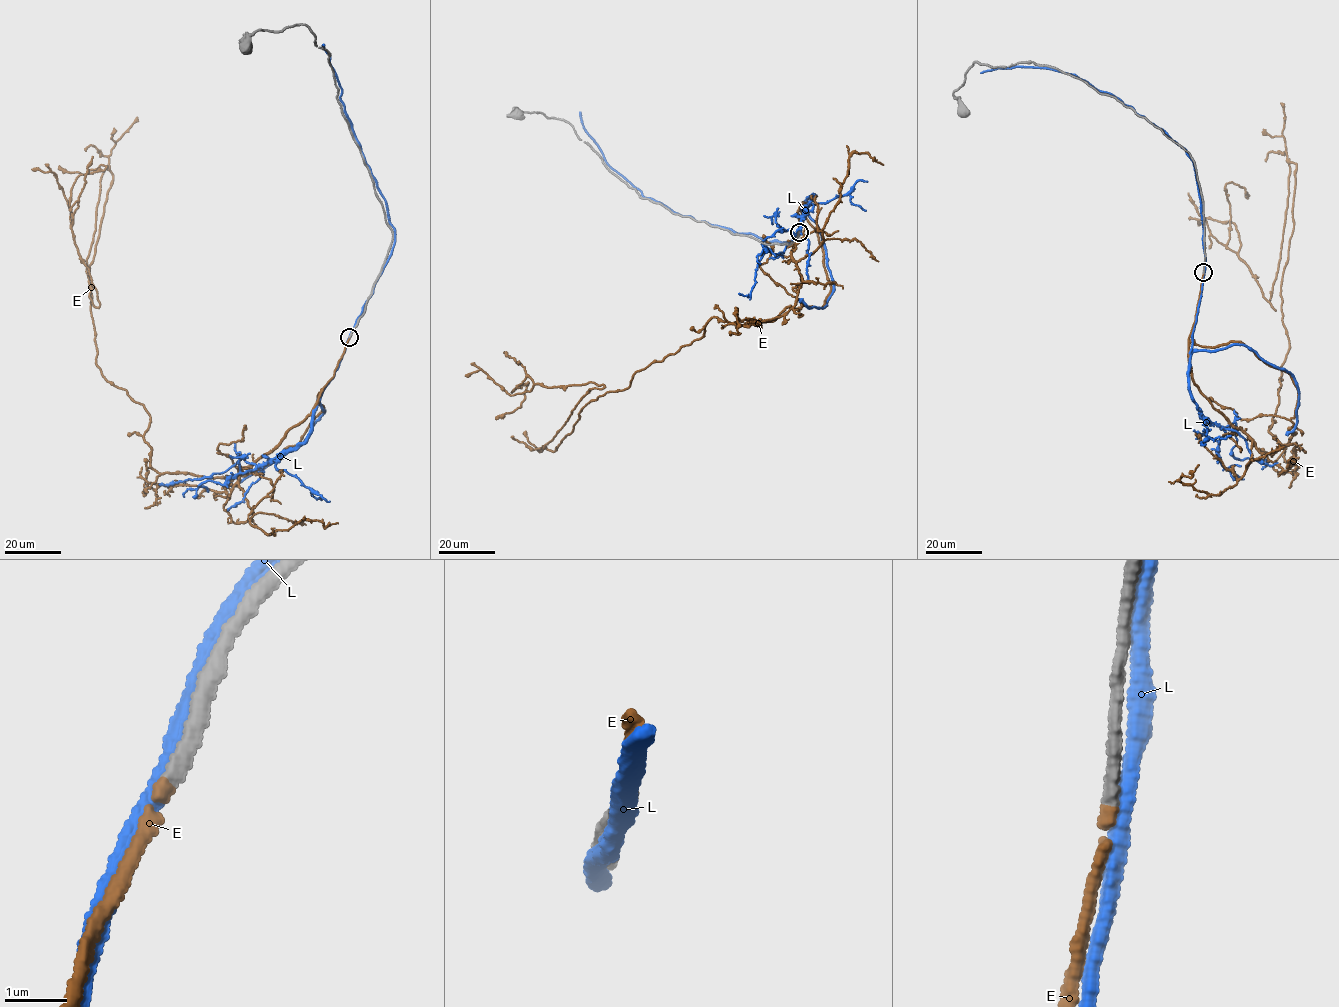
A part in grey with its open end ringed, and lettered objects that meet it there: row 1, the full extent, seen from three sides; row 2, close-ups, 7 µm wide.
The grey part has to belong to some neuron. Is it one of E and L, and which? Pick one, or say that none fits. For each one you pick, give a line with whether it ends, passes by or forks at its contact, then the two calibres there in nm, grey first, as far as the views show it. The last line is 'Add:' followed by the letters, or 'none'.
E: it ends | 200/160 nm
Add: E

